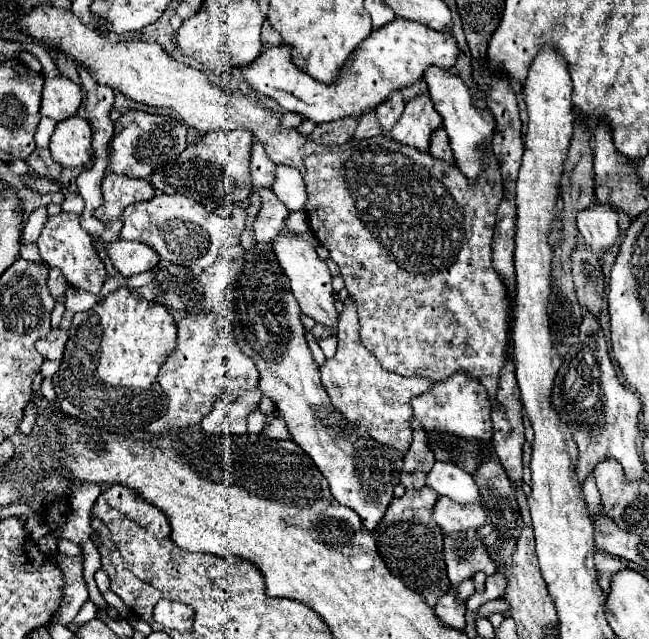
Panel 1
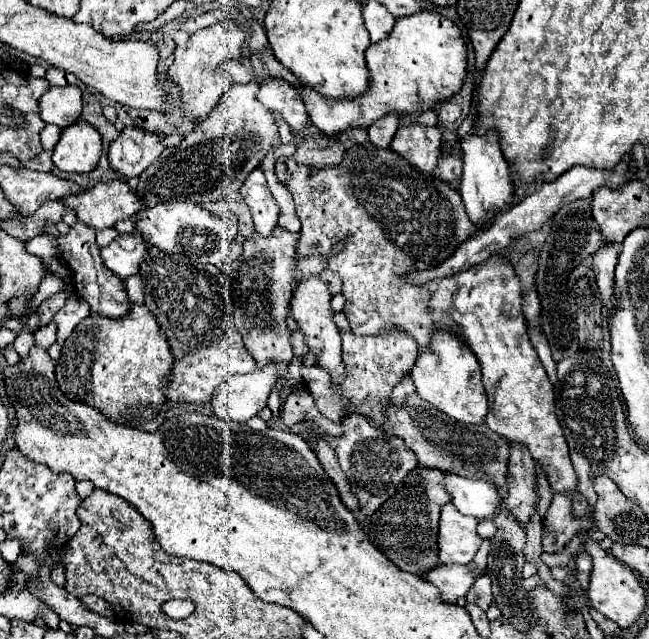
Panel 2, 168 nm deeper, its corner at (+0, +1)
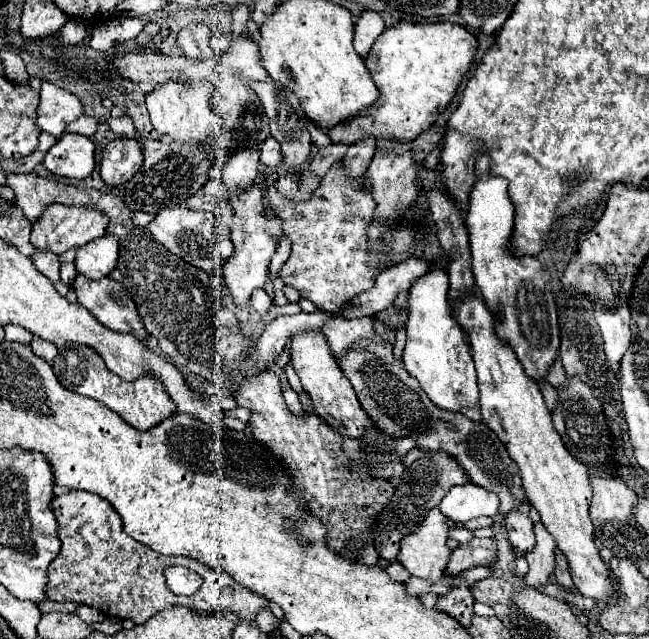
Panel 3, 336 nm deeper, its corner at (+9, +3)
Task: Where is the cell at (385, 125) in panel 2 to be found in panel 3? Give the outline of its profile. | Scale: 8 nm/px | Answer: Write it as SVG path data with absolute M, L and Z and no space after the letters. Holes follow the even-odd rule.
M366 138L358 144L352 144L342 160L346 176L350 176L352 180L360 180L366 174L370 160L374 158L374 148L376 148L374 138Z

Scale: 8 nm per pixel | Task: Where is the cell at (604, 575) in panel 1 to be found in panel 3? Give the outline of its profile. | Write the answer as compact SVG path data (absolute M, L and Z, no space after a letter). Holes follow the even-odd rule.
M554 550L554 562L556 562L556 566L554 566L554 576L556 576L556 582L558 582L560 586L564 586L566 590L570 590L570 592L576 592L576 588L574 588L574 582L572 582L572 578L570 578L570 572L568 572L566 556L562 556L562 552L560 552L560 550Z

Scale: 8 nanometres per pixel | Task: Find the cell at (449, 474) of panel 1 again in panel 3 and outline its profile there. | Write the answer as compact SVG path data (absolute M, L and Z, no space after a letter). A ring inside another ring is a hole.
M468 482L450 488L438 508L454 522L468 522L478 516L494 516L498 512L498 496L494 496L486 488L478 488L476 484Z

